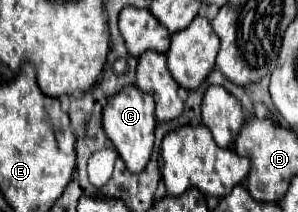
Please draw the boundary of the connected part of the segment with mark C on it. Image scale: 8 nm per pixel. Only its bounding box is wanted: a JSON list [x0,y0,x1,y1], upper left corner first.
[103,86,157,172]

